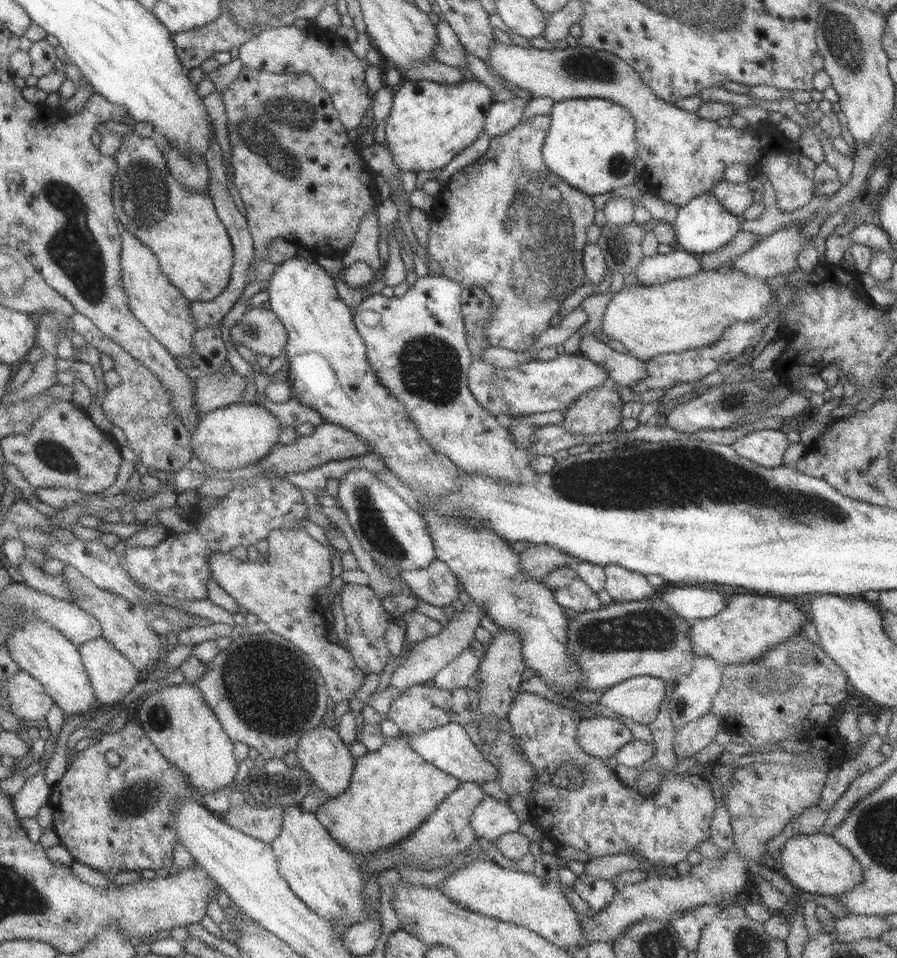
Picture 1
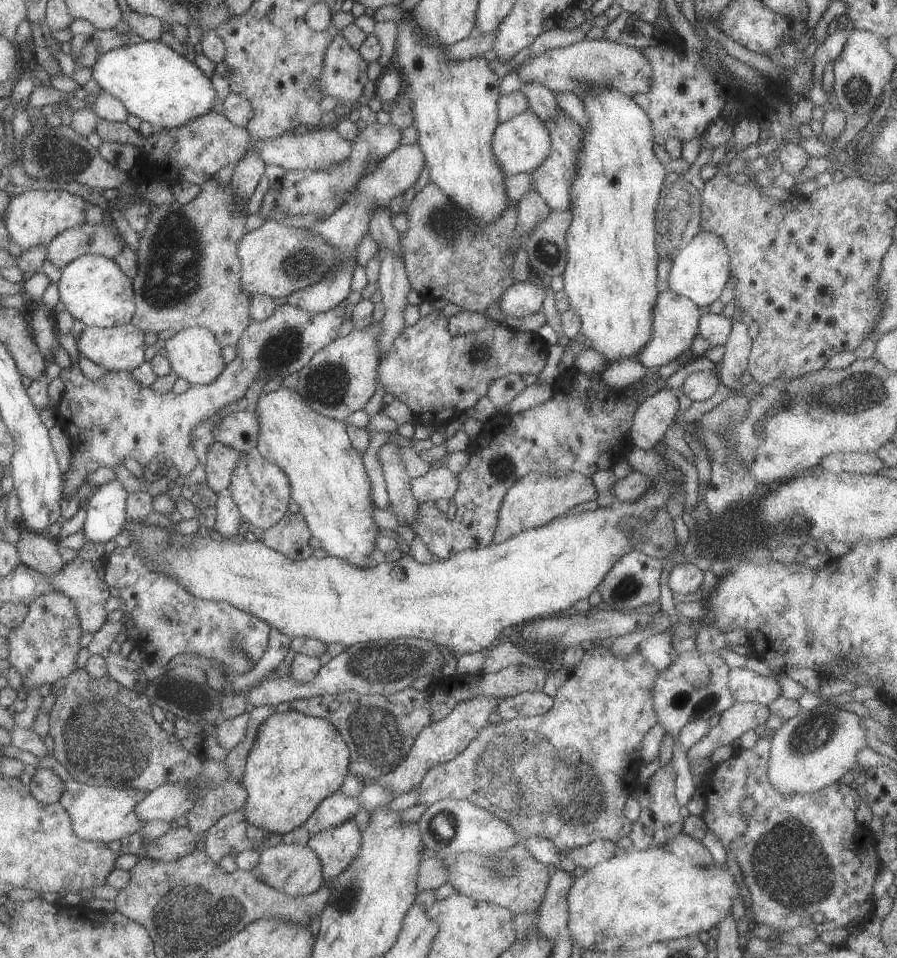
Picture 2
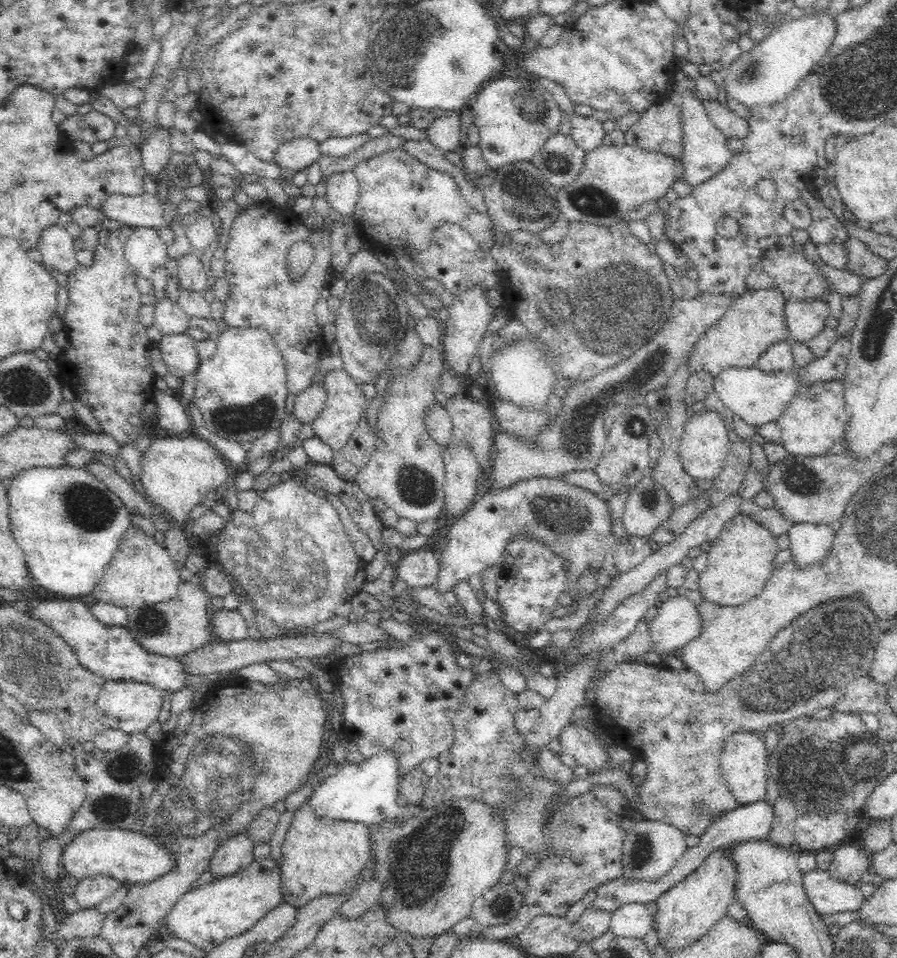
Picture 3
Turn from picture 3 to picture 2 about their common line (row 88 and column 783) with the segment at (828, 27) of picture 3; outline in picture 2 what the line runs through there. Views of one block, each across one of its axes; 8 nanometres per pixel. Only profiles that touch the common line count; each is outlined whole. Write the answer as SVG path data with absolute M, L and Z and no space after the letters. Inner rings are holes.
M822 704L811 710L802 708L772 734L768 778L780 794L796 798L799 795L822 790L825 786L838 783L846 772L858 765L856 754L866 748L870 732L858 715L836 705Z

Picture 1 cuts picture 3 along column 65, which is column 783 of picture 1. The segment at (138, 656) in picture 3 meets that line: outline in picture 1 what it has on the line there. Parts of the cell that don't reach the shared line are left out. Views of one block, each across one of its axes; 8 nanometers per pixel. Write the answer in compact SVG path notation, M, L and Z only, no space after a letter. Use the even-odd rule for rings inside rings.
M726 594L727 604L718 614L697 620L692 623L688 638L692 640L692 650L698 657L712 657L722 667L730 664L748 663L760 660L768 649L778 643L804 634L803 626L807 620L796 604L770 598L770 596L754 596L754 594Z

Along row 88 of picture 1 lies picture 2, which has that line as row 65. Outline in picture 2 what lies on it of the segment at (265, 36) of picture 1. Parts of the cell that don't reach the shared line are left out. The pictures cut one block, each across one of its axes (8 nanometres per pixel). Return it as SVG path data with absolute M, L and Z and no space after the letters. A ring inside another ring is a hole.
M338 34L326 49L323 73L319 86L325 96L333 96L338 103L350 101L357 105L362 90L369 81L369 62L345 38Z

